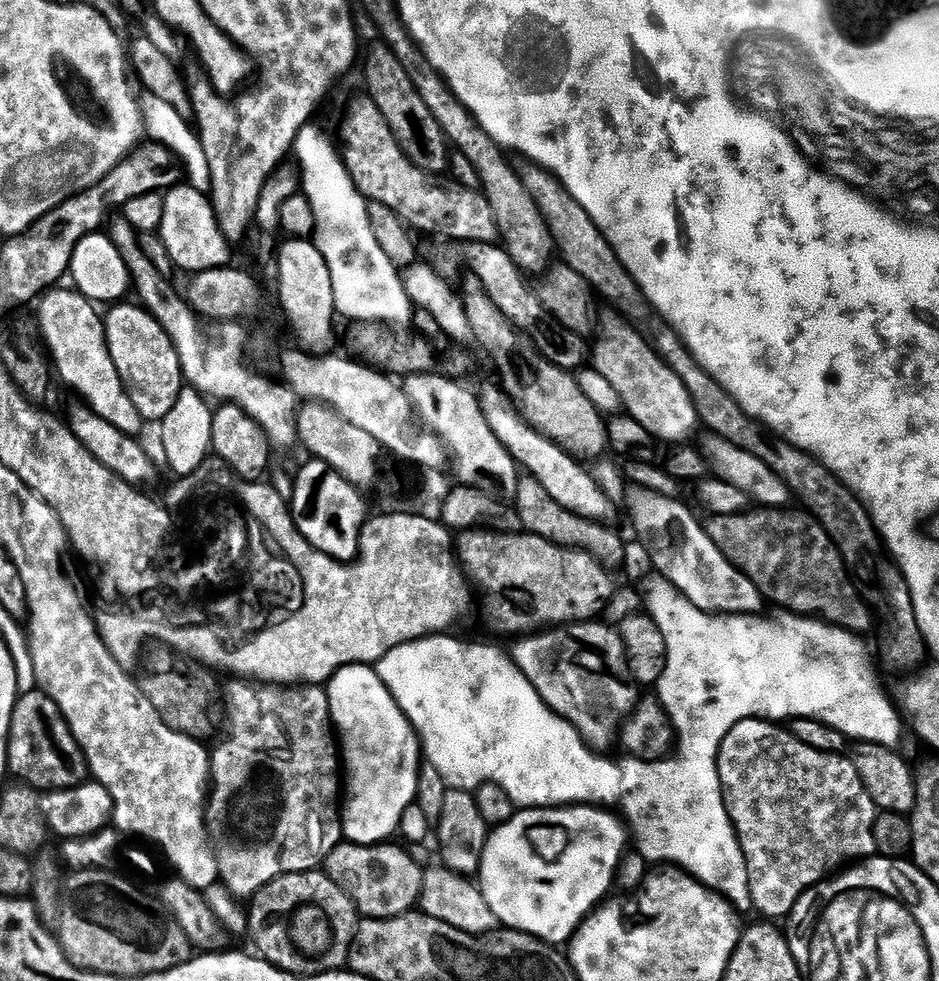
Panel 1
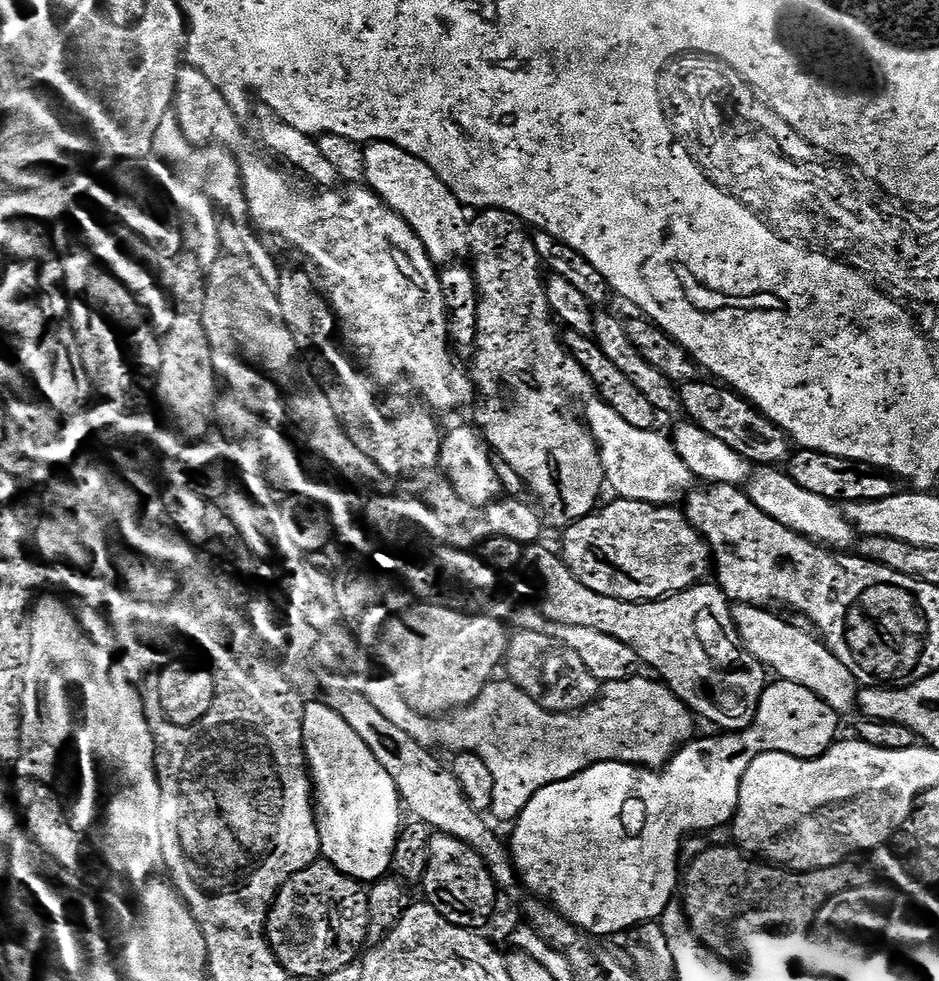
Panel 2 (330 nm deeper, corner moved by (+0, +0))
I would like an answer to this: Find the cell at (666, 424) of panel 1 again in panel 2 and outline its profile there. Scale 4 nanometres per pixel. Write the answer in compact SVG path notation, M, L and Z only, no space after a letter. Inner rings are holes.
M757 467L746 485L746 491L754 506L758 506L758 510L764 511L774 521L780 522L782 526L788 527L807 540L834 550L848 550L857 543L858 533L844 517L843 507L839 503L819 497L818 494L810 494L792 481L787 471L779 467Z

